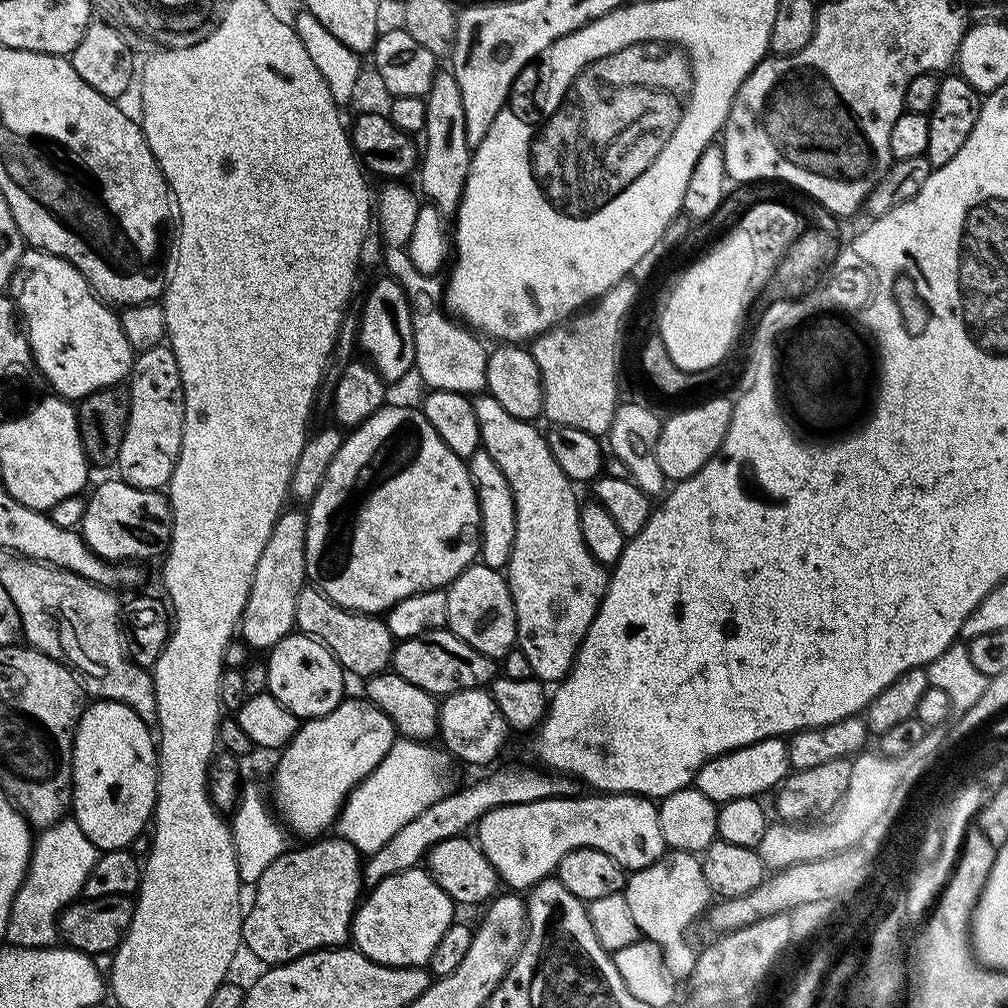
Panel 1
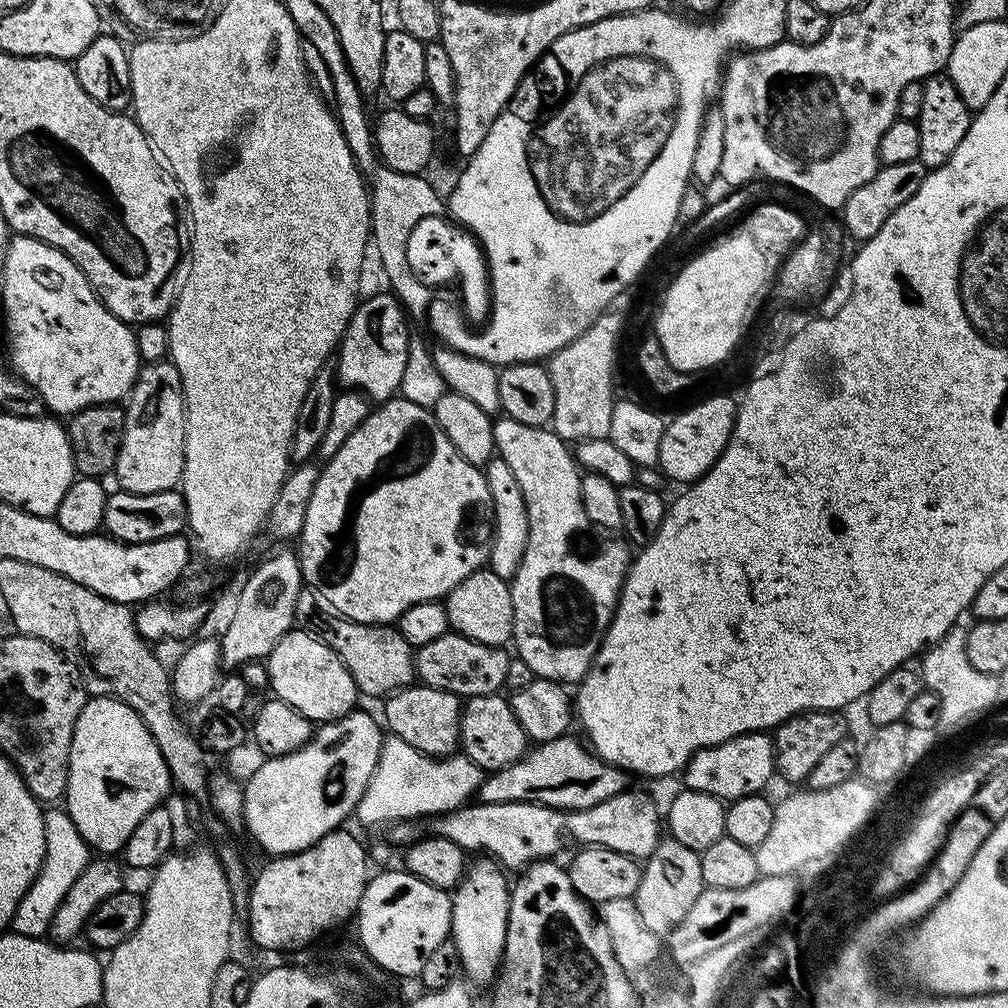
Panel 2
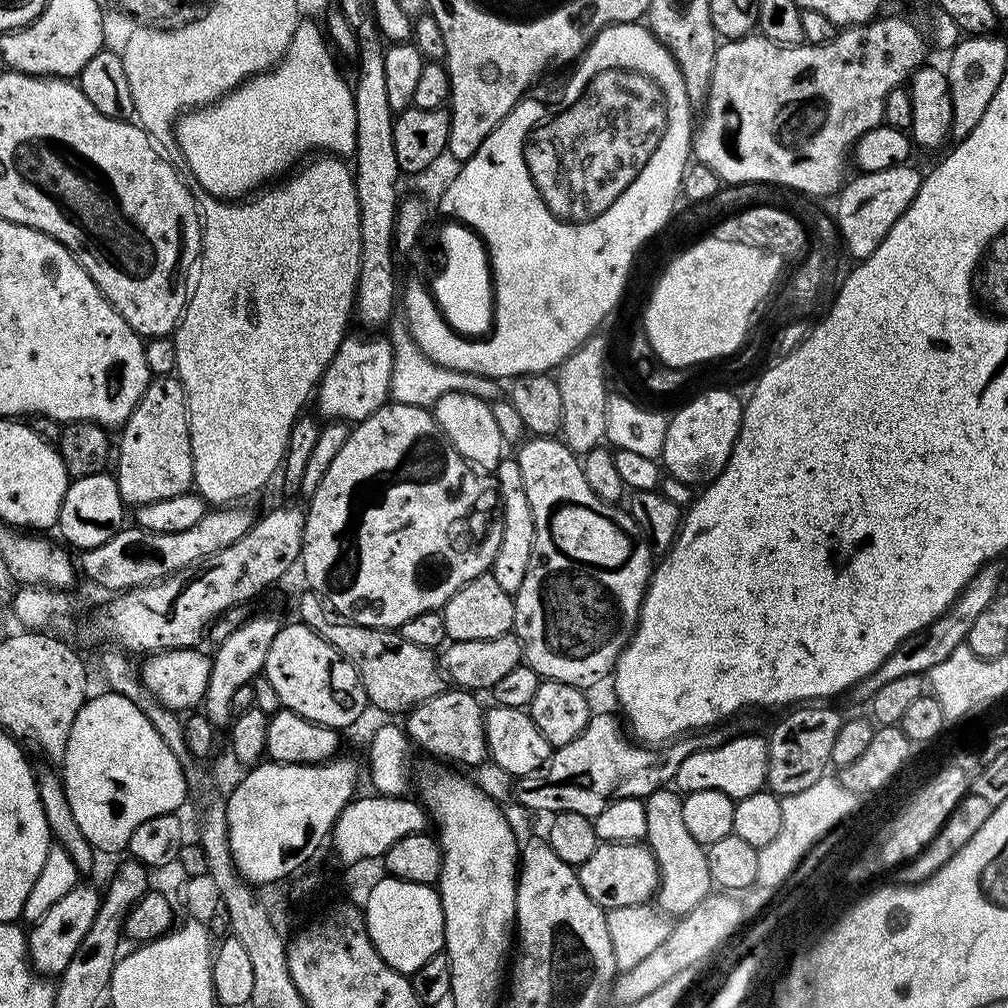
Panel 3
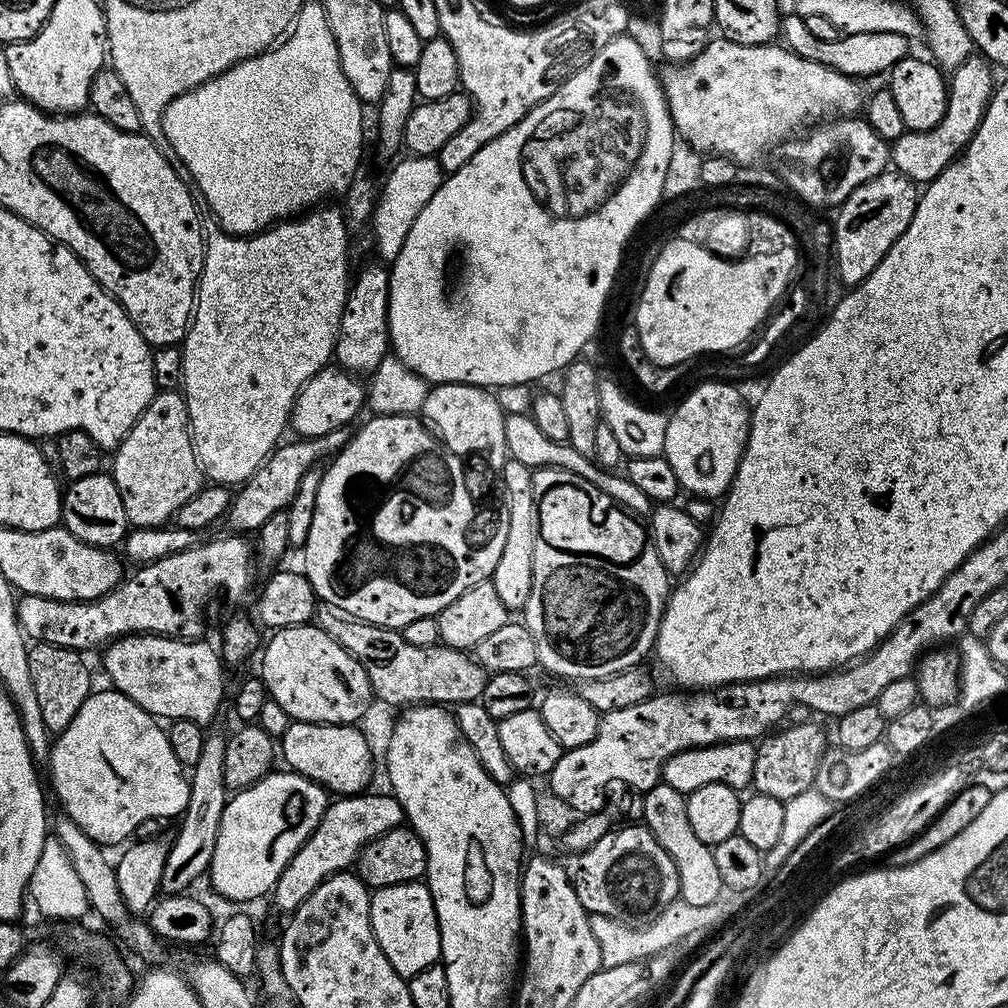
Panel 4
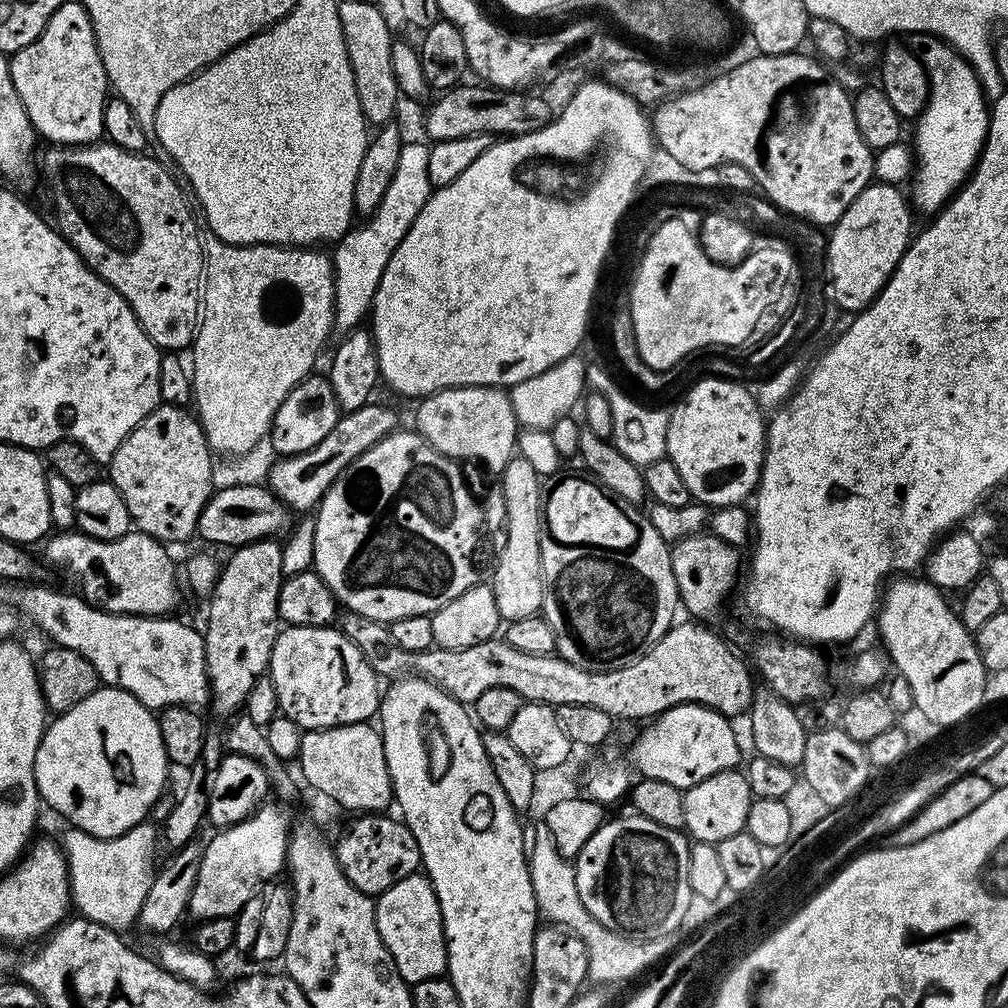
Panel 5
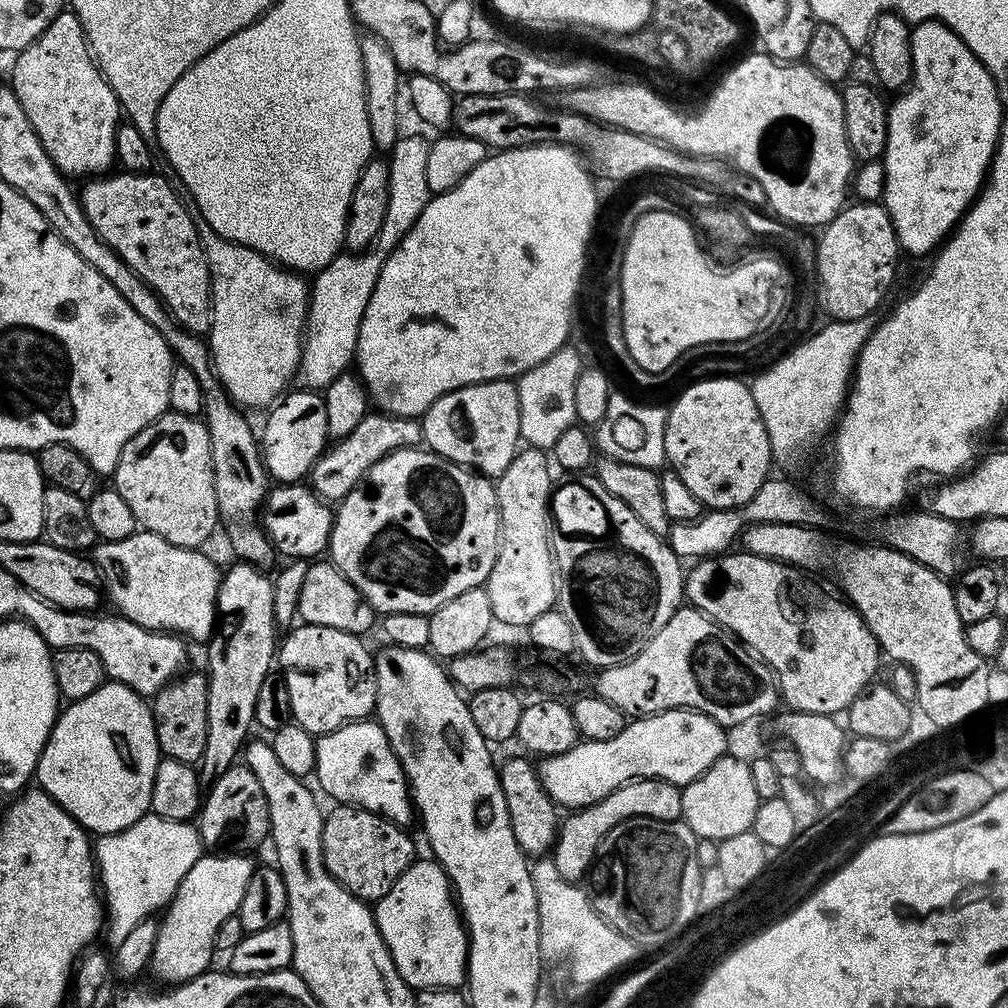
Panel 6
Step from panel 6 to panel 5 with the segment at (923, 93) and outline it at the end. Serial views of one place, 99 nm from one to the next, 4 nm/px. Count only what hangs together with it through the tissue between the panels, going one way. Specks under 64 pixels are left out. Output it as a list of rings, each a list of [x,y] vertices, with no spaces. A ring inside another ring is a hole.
[[[926,32],[916,34],[920,40],[916,40],[912,53],[920,59],[927,72],[928,100],[915,121],[916,165],[910,204],[917,213],[935,214],[959,192],[975,169],[988,137],[990,104],[974,69],[945,40]]]

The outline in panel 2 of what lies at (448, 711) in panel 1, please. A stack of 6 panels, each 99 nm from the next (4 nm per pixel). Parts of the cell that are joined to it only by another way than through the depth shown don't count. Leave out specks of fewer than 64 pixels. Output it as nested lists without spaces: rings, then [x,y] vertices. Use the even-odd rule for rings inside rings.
[[[500,694],[469,696],[462,704],[459,751],[485,773],[497,772],[518,762],[530,748],[528,735],[518,726],[511,703],[502,697]]]

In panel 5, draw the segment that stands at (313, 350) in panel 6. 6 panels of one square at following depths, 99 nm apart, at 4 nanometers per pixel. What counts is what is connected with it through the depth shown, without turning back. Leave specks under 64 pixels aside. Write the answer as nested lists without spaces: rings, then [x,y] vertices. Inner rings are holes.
[[[427,143],[404,144],[393,181],[383,195],[378,210],[365,221],[366,225],[349,229],[347,234],[335,243],[332,250],[332,266],[335,270],[333,327],[337,333],[351,332],[365,321],[376,298],[378,282],[385,274],[386,263],[392,260],[394,250],[401,245],[402,239],[408,236],[410,226],[417,220],[418,214],[432,195],[434,189],[427,171],[429,150]]]

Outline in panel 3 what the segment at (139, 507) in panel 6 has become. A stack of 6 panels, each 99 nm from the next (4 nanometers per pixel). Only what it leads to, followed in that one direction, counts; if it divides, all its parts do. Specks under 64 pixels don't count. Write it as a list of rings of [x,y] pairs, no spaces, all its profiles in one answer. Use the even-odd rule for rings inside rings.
[[[158,376],[149,379],[146,390],[138,406],[130,414],[128,421],[122,425],[124,432],[118,436],[118,451],[114,456],[114,475],[118,490],[125,505],[139,506],[150,502],[162,502],[162,498],[174,498],[193,487],[194,462],[192,461],[192,443],[188,425],[188,403],[184,397],[184,387],[179,376]]]

